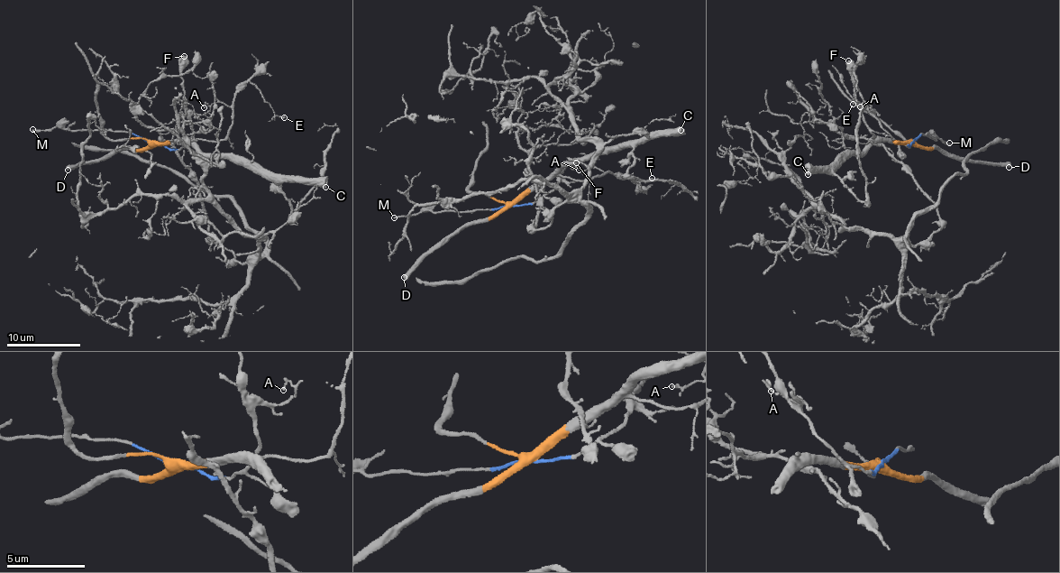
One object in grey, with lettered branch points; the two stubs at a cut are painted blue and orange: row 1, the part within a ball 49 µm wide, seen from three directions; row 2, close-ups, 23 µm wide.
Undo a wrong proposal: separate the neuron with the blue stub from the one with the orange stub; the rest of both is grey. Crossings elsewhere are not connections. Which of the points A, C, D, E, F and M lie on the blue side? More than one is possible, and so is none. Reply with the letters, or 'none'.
F, M

